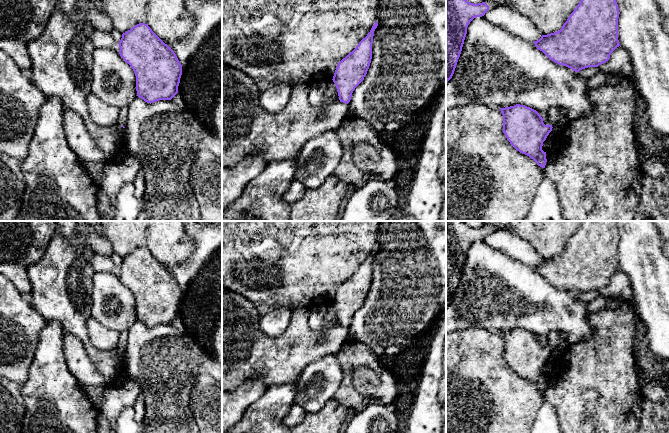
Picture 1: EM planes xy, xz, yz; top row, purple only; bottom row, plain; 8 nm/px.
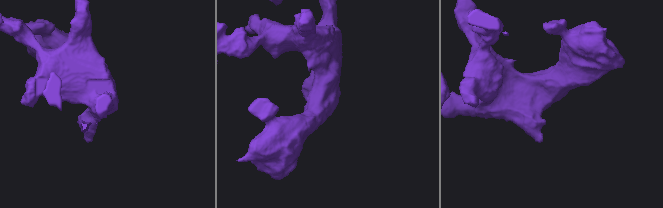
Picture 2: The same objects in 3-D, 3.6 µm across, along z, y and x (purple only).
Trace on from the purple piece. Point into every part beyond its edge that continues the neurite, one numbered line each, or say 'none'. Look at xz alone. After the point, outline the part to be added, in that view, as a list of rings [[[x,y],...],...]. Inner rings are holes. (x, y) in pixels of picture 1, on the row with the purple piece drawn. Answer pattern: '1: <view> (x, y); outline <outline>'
none

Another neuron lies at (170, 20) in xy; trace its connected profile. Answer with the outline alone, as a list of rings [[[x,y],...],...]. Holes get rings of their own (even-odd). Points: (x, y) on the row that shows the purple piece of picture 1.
[[[184,0],[100,1],[114,29],[122,34],[139,23],[145,23],[170,46],[186,37],[195,26]]]

